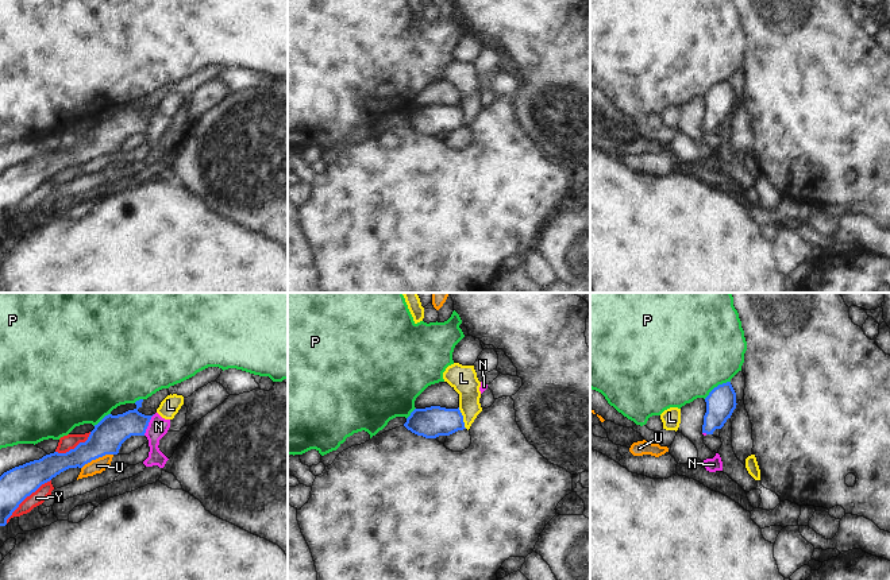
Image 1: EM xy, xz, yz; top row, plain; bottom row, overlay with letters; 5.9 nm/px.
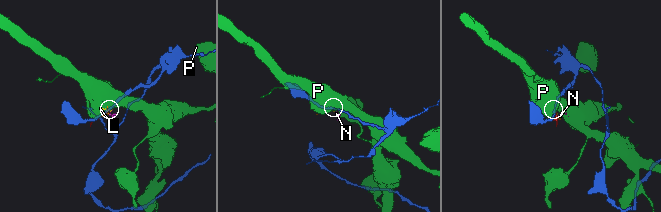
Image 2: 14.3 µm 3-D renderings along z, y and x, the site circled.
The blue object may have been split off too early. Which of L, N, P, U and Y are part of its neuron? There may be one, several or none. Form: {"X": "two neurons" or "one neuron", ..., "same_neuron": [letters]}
{"L": "two neurons", "N": "two neurons", "P": "two neurons", "U": "two neurons", "Y": "two neurons", "same_neuron": []}

